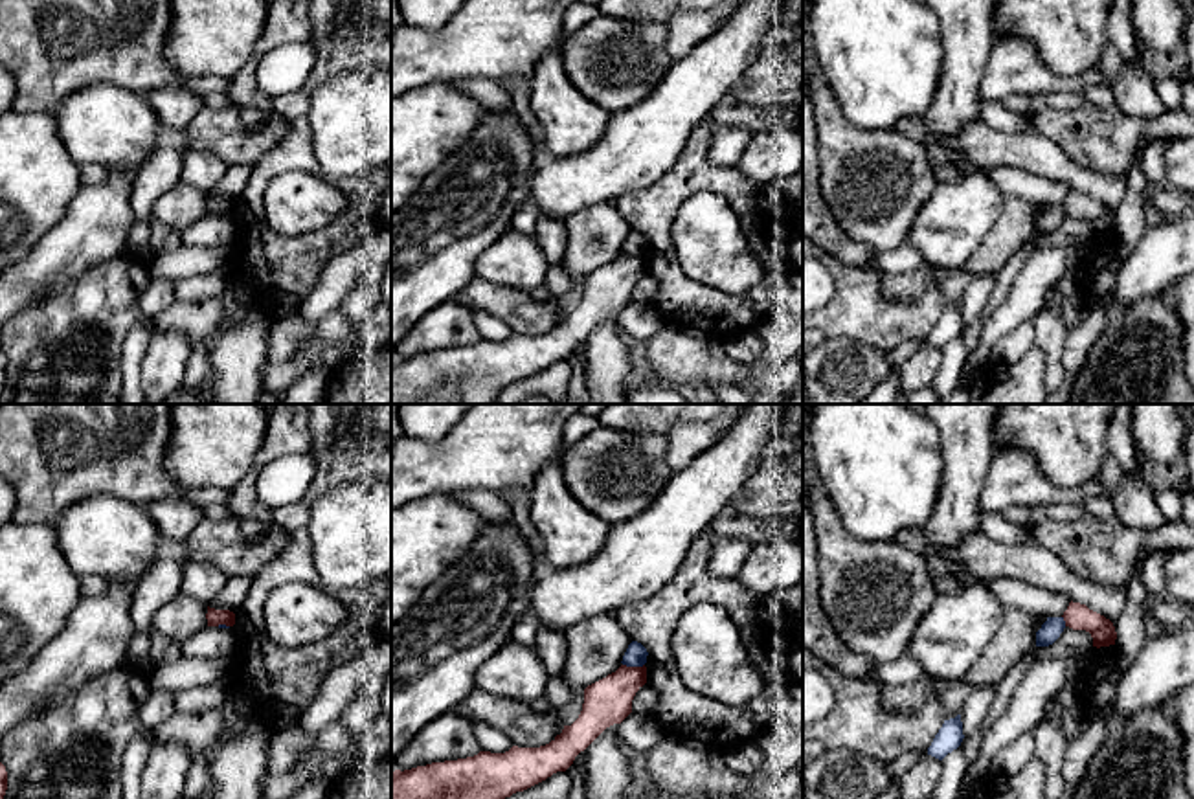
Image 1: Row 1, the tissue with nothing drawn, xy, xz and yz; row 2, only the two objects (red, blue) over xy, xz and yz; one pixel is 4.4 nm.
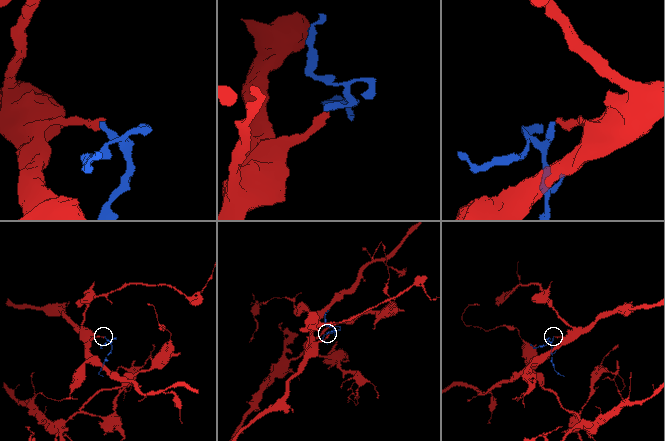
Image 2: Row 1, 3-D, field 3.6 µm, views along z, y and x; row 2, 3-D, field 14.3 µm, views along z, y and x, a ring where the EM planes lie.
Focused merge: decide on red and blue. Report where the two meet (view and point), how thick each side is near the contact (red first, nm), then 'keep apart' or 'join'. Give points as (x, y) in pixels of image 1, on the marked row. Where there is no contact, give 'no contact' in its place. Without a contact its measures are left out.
contact xz (634, 667); calibres 200 and 100 nm; keep apart

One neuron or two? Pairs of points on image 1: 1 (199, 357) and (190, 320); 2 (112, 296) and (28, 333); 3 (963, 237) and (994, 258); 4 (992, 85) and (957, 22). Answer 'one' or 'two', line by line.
1: one
2: one
3: two
4: two

